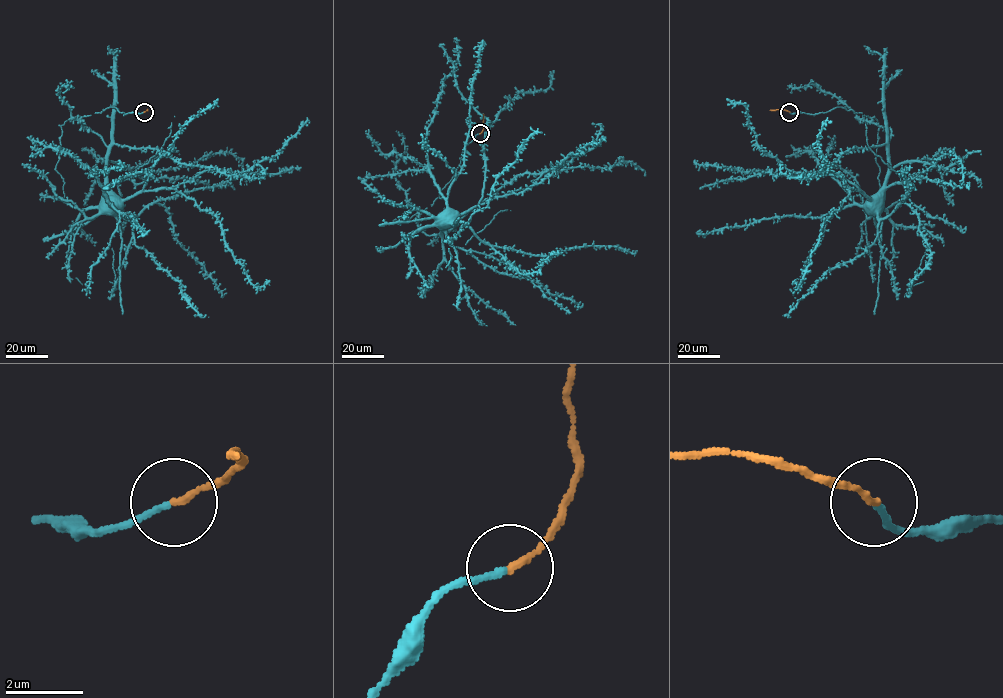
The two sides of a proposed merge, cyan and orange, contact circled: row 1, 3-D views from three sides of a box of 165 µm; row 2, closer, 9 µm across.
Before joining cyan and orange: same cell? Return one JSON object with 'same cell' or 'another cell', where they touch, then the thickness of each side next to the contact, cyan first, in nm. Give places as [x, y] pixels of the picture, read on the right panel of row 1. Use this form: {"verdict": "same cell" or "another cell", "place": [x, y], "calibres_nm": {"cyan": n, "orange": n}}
{"verdict": "same cell", "place": [789, 112], "calibres_nm": {"cyan": 140, "orange": 160}}

